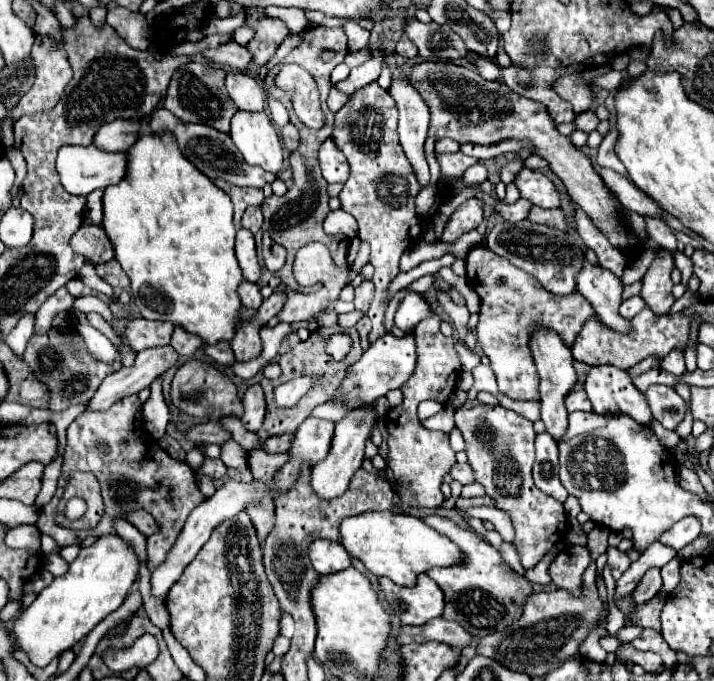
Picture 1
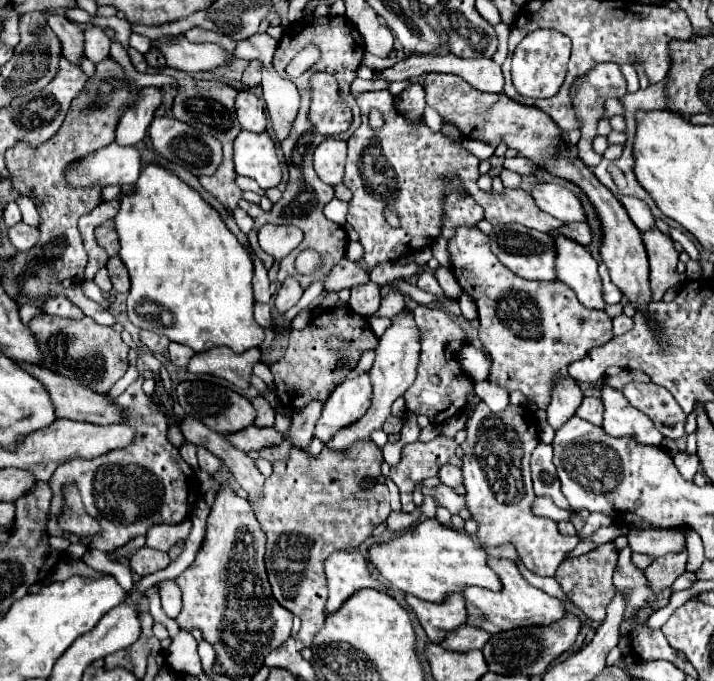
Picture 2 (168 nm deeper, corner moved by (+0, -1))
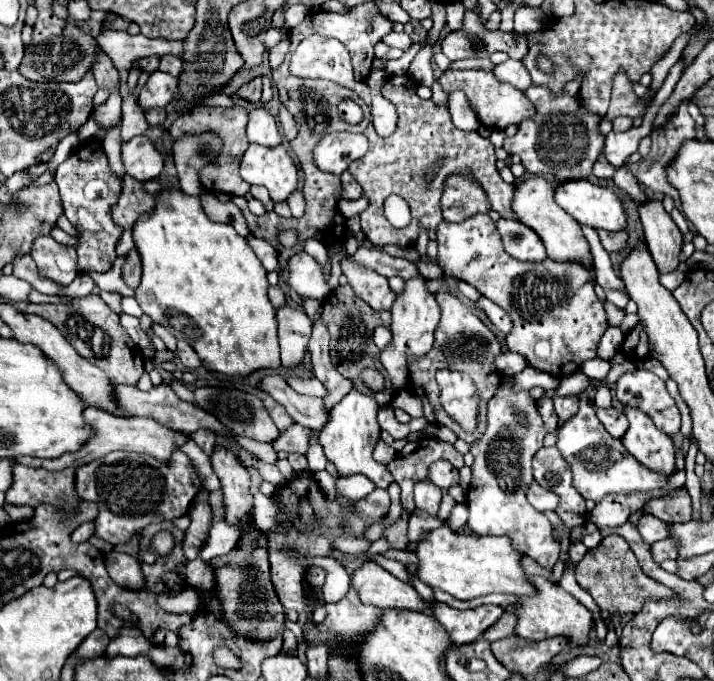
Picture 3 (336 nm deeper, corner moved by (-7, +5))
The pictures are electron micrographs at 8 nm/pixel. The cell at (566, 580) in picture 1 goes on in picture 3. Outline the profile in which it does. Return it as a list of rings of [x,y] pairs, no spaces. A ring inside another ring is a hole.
[[[610,535],[600,541],[598,547],[590,549],[584,559],[574,569],[578,585],[588,591],[594,601],[600,605],[600,609],[606,615],[612,615],[616,611],[620,613],[638,613],[646,601],[674,601],[678,595],[668,589],[666,585],[660,585],[658,581],[652,581],[642,567],[636,561],[636,555],[628,549],[628,543],[622,537]]]

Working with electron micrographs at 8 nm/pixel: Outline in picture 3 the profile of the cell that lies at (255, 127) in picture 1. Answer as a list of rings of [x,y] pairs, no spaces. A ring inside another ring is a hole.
[[[250,145],[240,165],[240,177],[250,185],[266,187],[274,203],[286,201],[298,187],[298,169],[282,145],[276,149]]]

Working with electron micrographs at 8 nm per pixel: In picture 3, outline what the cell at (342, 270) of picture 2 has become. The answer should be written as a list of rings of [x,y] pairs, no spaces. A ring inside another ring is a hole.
[[[360,247],[356,251],[356,255],[352,255],[350,259],[354,259],[356,263],[360,263],[360,265],[364,265],[364,267],[368,267],[384,277],[398,275],[402,279],[412,279],[414,275],[418,275],[414,263],[410,263],[406,259],[390,257],[380,247]]]

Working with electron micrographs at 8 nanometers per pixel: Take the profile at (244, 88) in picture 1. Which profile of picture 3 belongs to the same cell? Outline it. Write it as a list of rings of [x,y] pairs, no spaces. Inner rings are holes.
[[[256,107],[250,113],[250,121],[248,121],[248,139],[250,143],[256,145],[264,145],[268,149],[278,147],[282,143],[282,135],[278,131],[278,125],[274,121],[274,117],[264,109],[264,107]]]

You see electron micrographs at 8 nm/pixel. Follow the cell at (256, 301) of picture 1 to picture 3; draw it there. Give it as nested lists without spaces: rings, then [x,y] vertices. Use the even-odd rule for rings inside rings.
[[[294,307],[278,309],[276,317],[278,317],[282,367],[296,369],[304,363],[312,323],[302,309],[294,309]]]

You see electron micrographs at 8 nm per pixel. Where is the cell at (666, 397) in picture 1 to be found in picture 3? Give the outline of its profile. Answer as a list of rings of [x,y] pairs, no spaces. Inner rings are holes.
[[[644,369],[624,373],[616,383],[616,399],[624,407],[636,407],[648,413],[654,425],[666,435],[680,431],[680,411],[668,395],[664,381],[654,373]]]

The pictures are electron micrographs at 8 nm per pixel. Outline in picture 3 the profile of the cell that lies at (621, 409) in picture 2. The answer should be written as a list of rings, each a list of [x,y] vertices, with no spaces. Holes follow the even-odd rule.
[[[624,409],[630,427],[622,437],[626,451],[636,457],[644,467],[656,471],[664,477],[670,477],[676,471],[676,451],[674,443],[666,433],[660,433],[652,419],[640,409]]]

